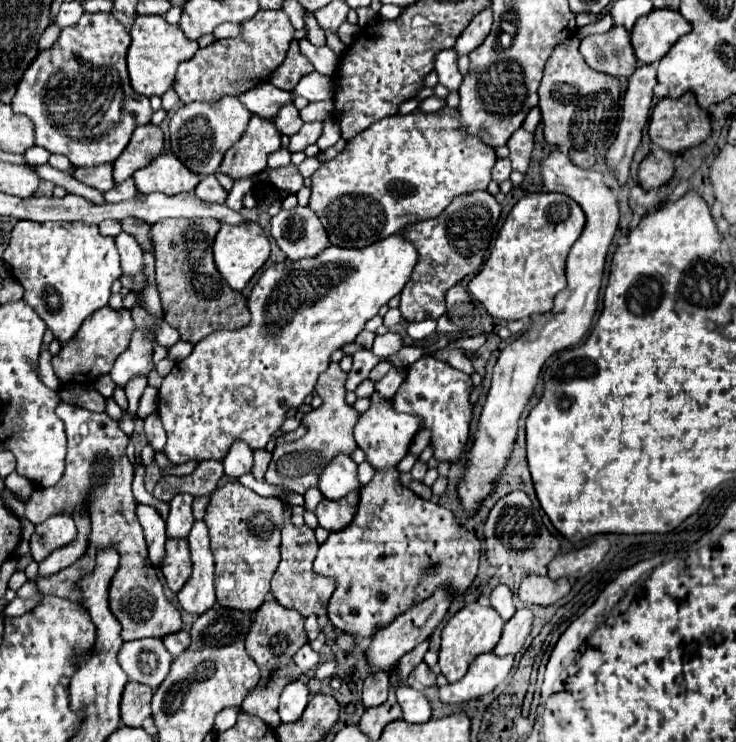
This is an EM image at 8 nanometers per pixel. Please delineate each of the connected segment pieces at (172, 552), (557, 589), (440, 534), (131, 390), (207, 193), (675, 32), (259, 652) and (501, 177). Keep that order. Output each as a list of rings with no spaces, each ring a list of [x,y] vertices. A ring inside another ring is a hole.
[[[168,538],[166,556],[160,564],[160,570],[172,592],[178,592],[186,584],[186,580],[190,578],[190,568],[192,568],[192,562],[190,562],[188,540]]]
[[[526,576],[518,588],[518,598],[528,604],[550,606],[564,598],[570,592],[570,584],[566,578],[550,580],[548,576]]]
[[[374,392],[370,400],[370,408],[356,422],[354,440],[358,448],[366,452],[366,462],[376,470],[376,474],[366,486],[360,488],[360,504],[354,520],[344,530],[332,532],[326,542],[320,544],[314,560],[316,574],[338,580],[338,588],[328,606],[328,618],[336,630],[360,638],[370,638],[378,628],[384,628],[384,624],[390,624],[390,620],[406,612],[406,608],[422,602],[426,596],[430,596],[430,592],[434,592],[434,588],[438,588],[438,584],[450,582],[456,594],[464,592],[476,578],[480,558],[480,540],[472,532],[464,530],[450,510],[432,500],[414,496],[414,492],[404,488],[396,478],[396,466],[408,454],[410,444],[422,426],[422,418],[394,412],[392,402],[378,392]],[[430,566],[434,566],[434,574],[430,574],[430,578],[420,576]]]
[[[134,380],[134,384],[126,386],[126,396],[128,396],[128,414],[132,420],[138,420],[138,402],[140,396],[144,392],[144,388],[148,386],[146,380]]]
[[[204,176],[202,180],[200,180],[200,184],[196,186],[196,190],[194,190],[194,194],[200,198],[200,200],[204,200],[204,202],[218,202],[218,204],[222,204],[224,200],[226,200],[226,190],[220,186],[220,182],[216,180],[216,176]]]
[[[670,8],[652,10],[650,14],[636,20],[632,28],[632,44],[640,64],[658,62],[672,44],[692,30],[686,18]]]
[[[266,600],[254,614],[254,622],[250,624],[250,630],[246,634],[246,650],[258,664],[262,678],[258,686],[246,696],[242,702],[242,710],[250,712],[254,716],[260,716],[266,724],[278,726],[278,696],[282,688],[290,682],[290,672],[294,668],[292,656],[308,642],[306,630],[304,630],[304,618],[300,612],[282,608],[276,600]]]
[[[500,158],[496,164],[494,164],[494,168],[492,168],[492,178],[496,180],[496,182],[504,182],[504,180],[508,180],[510,178],[510,160],[508,158]]]

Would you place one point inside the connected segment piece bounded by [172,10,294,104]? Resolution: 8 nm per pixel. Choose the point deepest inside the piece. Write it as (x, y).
(231, 67)

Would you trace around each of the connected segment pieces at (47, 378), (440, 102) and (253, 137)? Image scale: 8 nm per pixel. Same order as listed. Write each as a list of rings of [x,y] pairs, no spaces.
[[[44,348],[40,352],[40,372],[38,372],[40,380],[50,388],[50,390],[60,390],[60,380],[58,376],[54,374],[54,368],[52,368],[52,356],[50,352]]]
[[[431,96],[421,102],[419,109],[423,112],[435,112],[441,110],[444,107],[446,107],[445,99]]]
[[[252,116],[246,136],[226,152],[218,172],[232,180],[256,176],[266,168],[268,156],[280,148],[280,132],[274,128],[274,122]]]

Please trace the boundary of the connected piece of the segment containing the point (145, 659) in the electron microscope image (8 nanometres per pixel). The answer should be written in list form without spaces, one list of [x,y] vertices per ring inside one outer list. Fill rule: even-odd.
[[[142,638],[134,642],[124,642],[118,654],[122,670],[132,682],[140,682],[156,690],[170,672],[172,656],[158,638]]]

